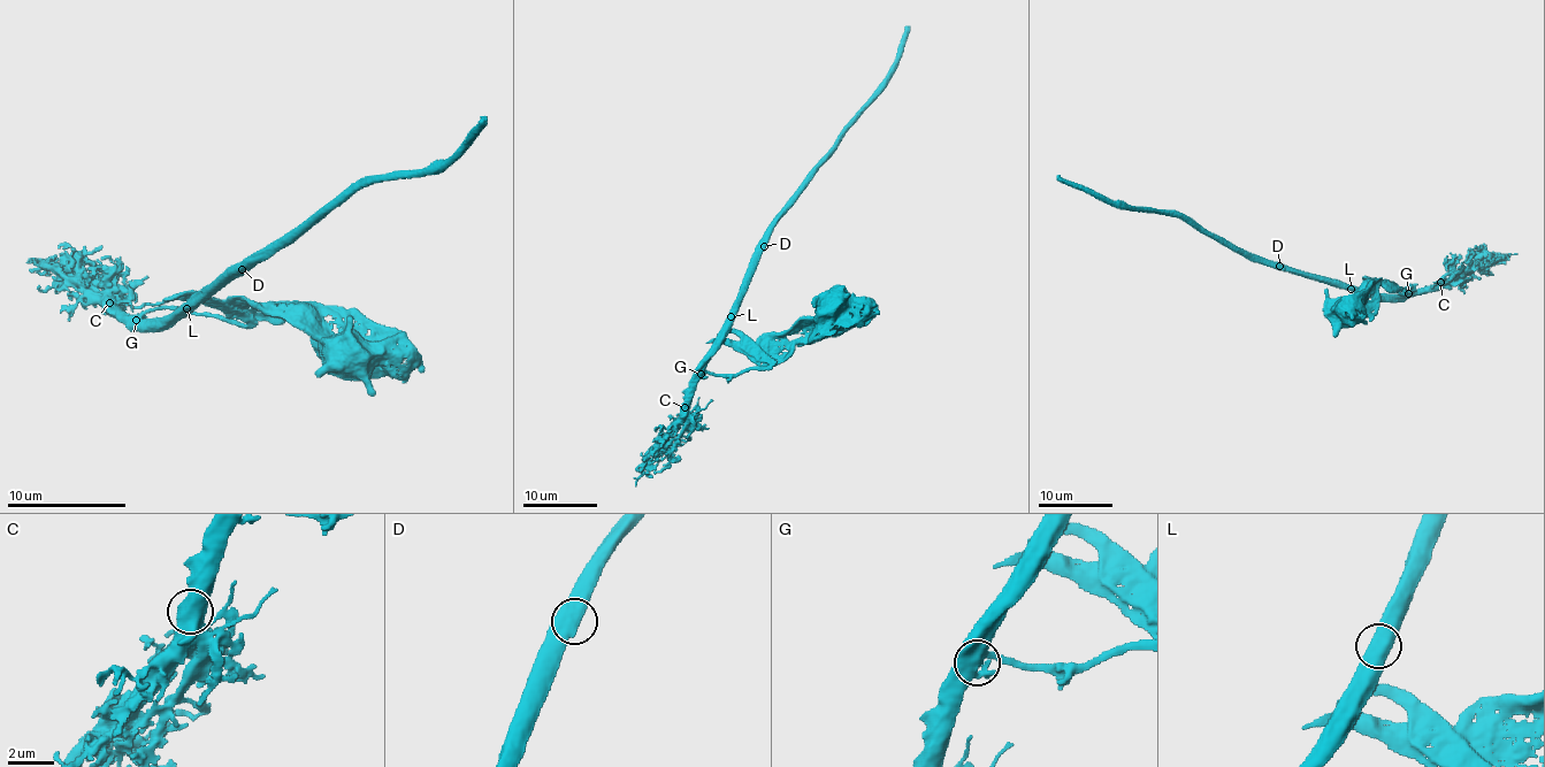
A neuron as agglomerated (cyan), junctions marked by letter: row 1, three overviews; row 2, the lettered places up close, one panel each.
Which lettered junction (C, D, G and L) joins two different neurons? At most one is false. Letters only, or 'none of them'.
none of them

